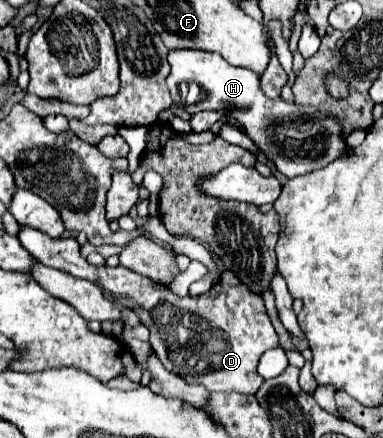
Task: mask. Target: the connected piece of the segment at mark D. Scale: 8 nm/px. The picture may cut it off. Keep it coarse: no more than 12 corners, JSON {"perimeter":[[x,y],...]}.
{"perimeter":[[21,227],[43,265],[135,309],[167,371],[255,395],[279,345],[237,275],[177,297],[127,267],[93,267],[77,239]]}

